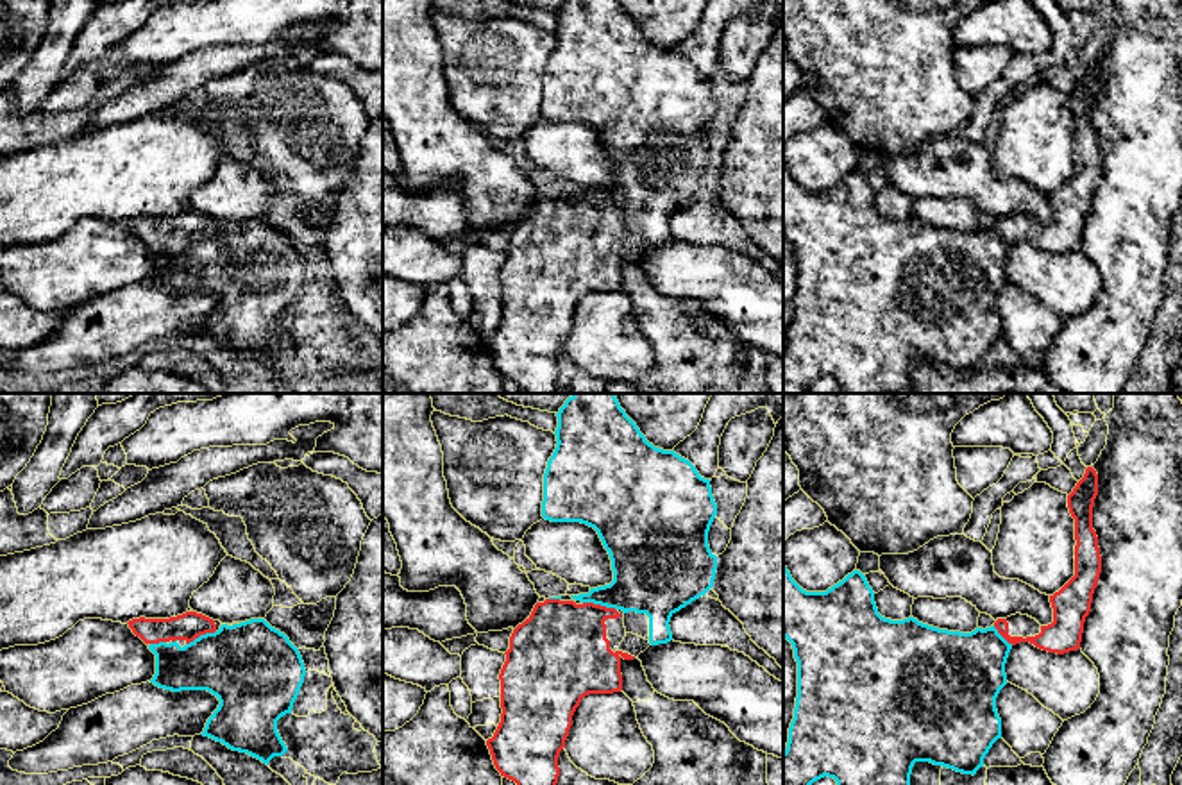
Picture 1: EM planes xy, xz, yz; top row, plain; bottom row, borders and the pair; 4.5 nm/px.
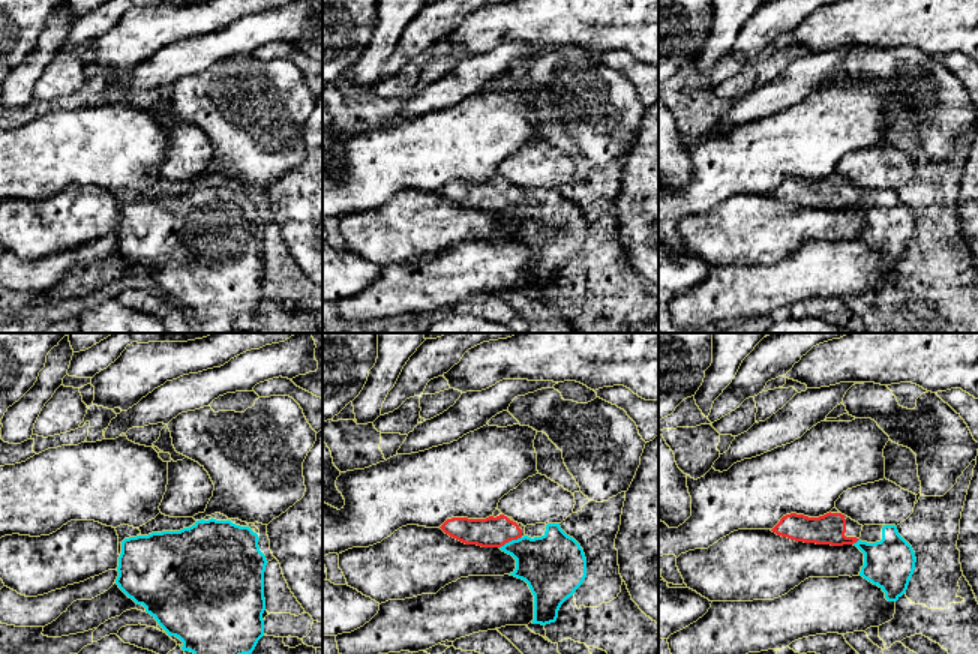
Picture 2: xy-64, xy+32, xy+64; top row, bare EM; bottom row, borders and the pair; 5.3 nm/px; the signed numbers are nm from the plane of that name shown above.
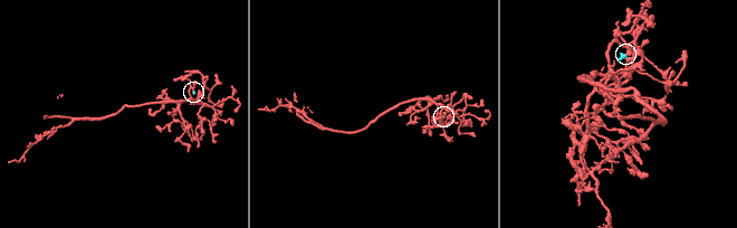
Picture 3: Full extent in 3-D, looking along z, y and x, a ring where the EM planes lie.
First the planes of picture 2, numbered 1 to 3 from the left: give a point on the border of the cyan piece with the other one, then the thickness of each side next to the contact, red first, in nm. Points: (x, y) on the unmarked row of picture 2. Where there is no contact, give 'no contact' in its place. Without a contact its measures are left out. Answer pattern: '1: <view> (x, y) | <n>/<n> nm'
1: no contact
2: xy+32 (510, 204) | 160/320 nm
3: xy+64 (855, 206) | 160/260 nm

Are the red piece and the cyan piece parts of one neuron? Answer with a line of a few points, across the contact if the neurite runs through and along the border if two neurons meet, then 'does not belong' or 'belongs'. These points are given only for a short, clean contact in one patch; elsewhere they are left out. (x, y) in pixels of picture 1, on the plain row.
line xz (562, 245), (599, 204), (632, 190), (648, 177); belongs

